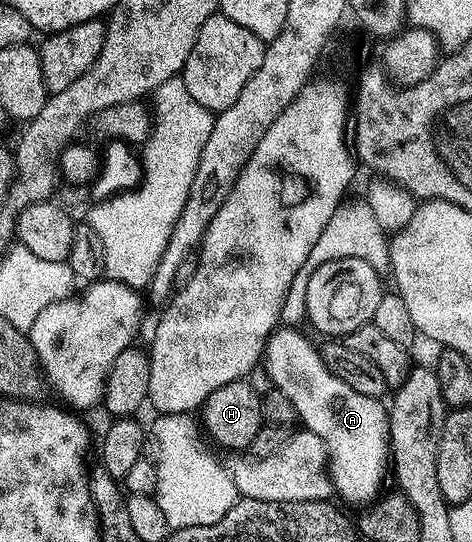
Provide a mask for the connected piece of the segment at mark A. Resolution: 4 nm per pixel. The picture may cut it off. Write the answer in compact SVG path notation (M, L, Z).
M280 326L268 338L268 345L264 347L264 367L270 372L271 387L286 394L286 398L294 402L299 423L307 431L322 438L324 449L328 452L328 471L332 486L338 496L340 492L341 498L352 504L367 505L381 495L380 483L384 480L384 468L386 472L390 464L388 408L380 405L381 401L377 397L358 394L358 390L350 390L350 386L342 382L342 378L334 378L334 374L326 370L320 358L319 347L315 343L312 345L302 333L296 331L300 330L292 326Z

